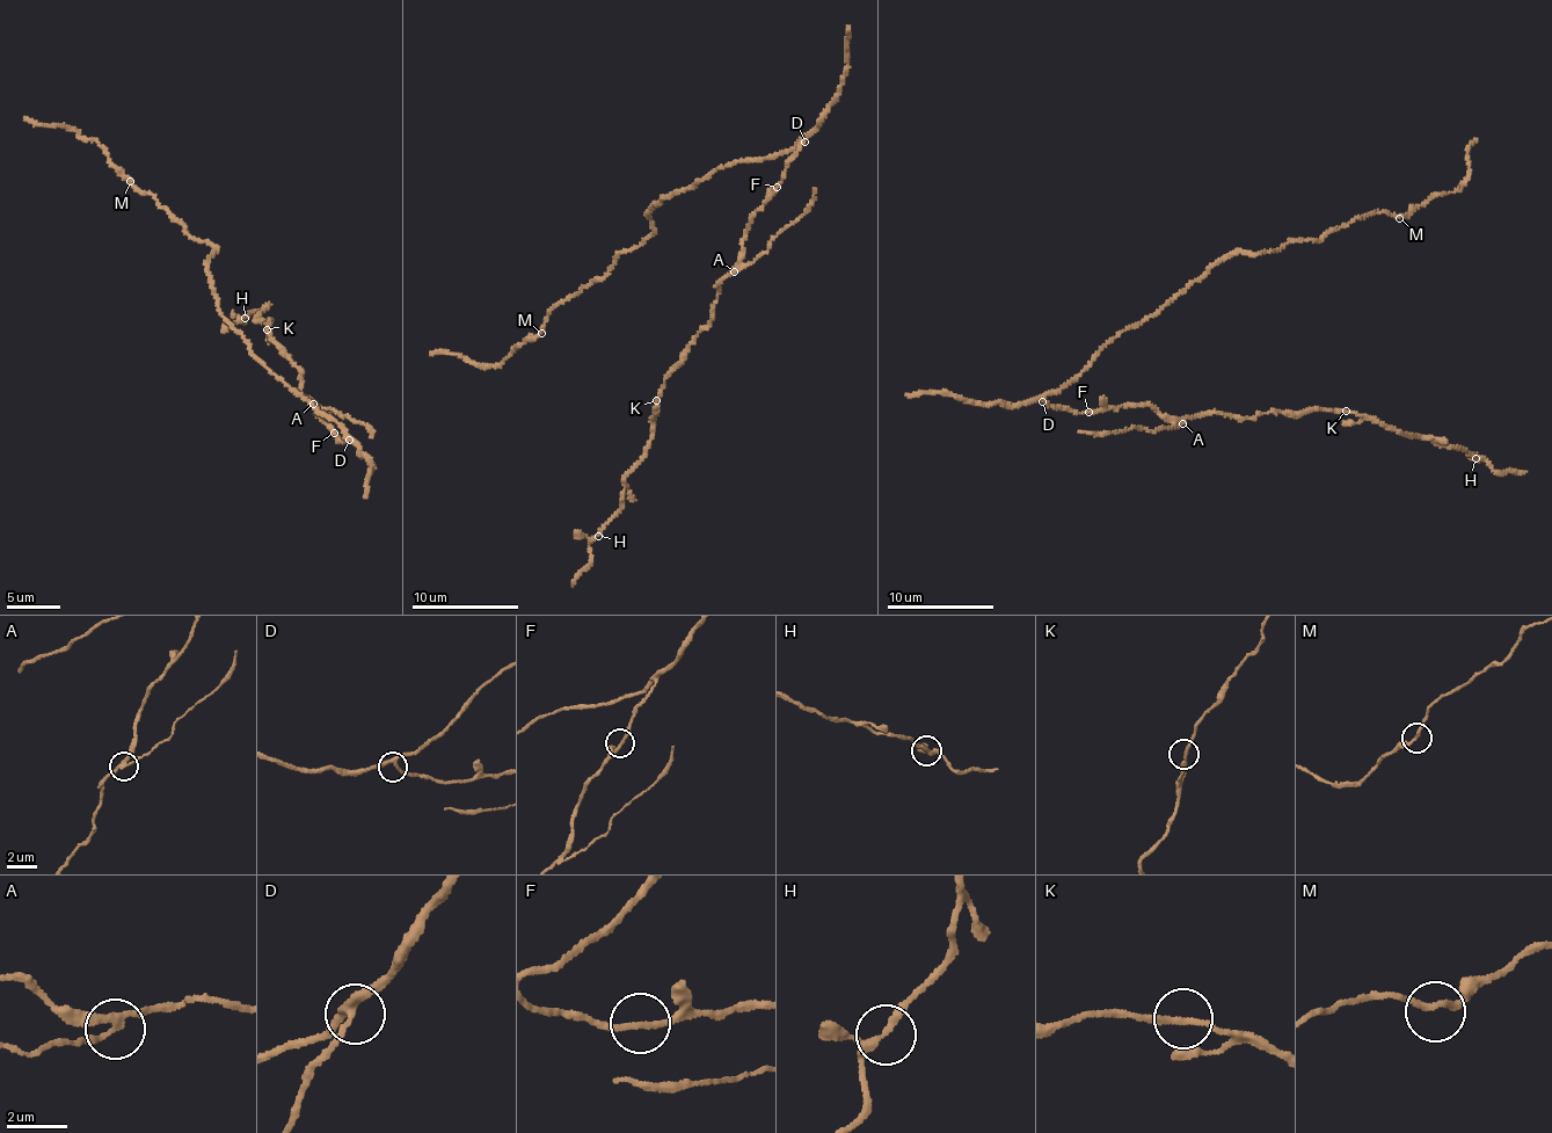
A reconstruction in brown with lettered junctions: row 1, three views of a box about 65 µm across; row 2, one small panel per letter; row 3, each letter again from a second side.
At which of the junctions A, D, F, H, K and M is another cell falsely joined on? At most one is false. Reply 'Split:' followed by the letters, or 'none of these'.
Split: A

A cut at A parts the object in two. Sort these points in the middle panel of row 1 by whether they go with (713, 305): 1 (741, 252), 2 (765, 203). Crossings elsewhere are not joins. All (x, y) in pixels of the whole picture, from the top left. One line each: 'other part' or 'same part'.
1: same part
2: same part

